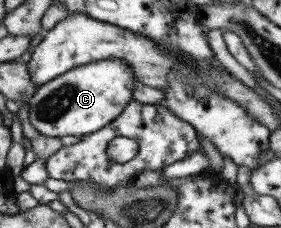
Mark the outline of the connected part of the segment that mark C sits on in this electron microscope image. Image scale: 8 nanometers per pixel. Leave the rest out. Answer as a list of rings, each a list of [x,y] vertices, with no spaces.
[[[119,58],[97,60],[74,67],[38,89],[29,101],[32,126],[46,137],[83,136],[96,133],[119,117],[124,104],[132,101],[132,85],[139,82]]]

